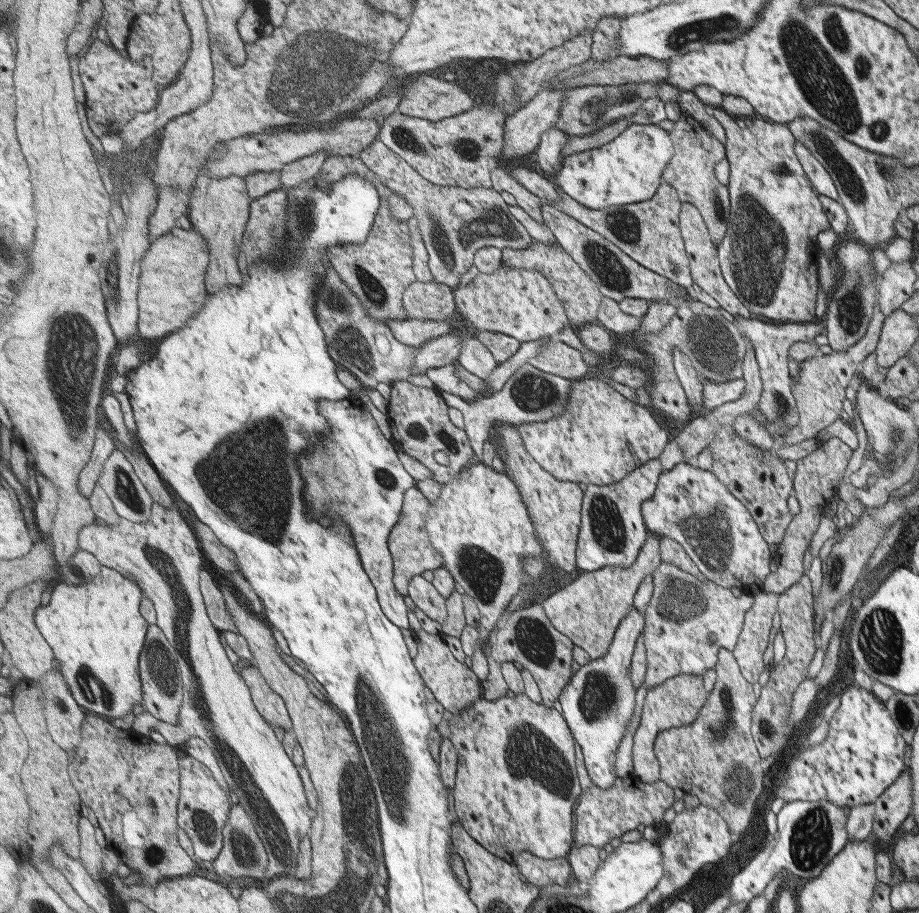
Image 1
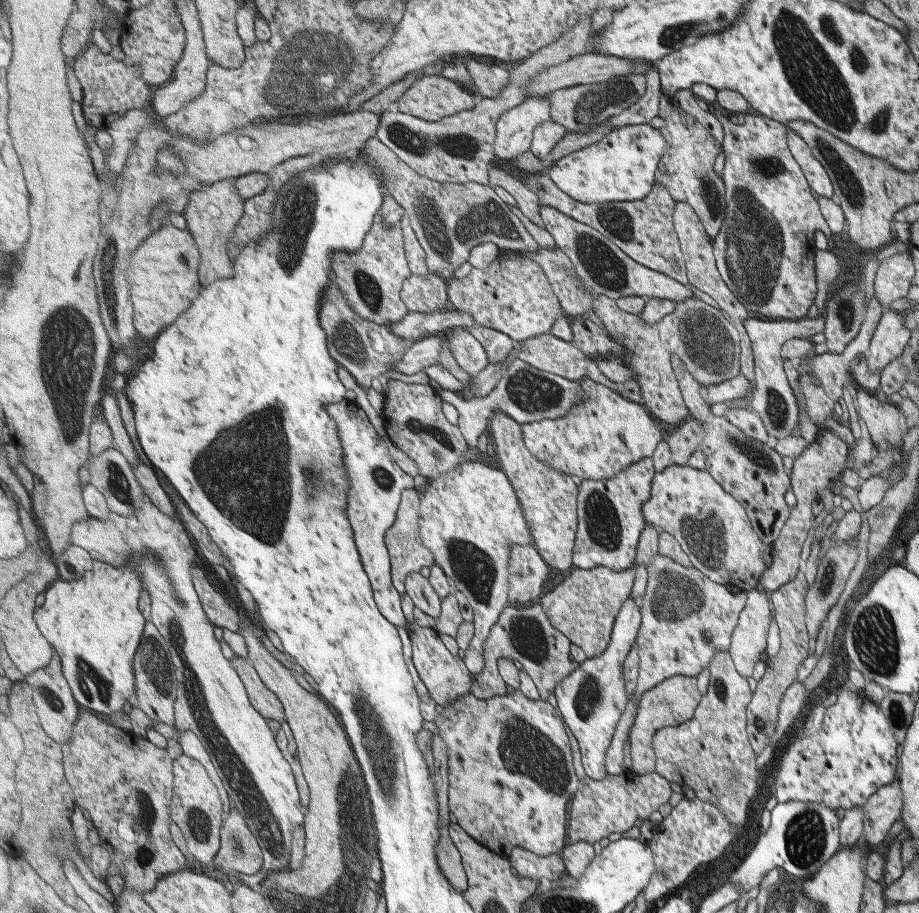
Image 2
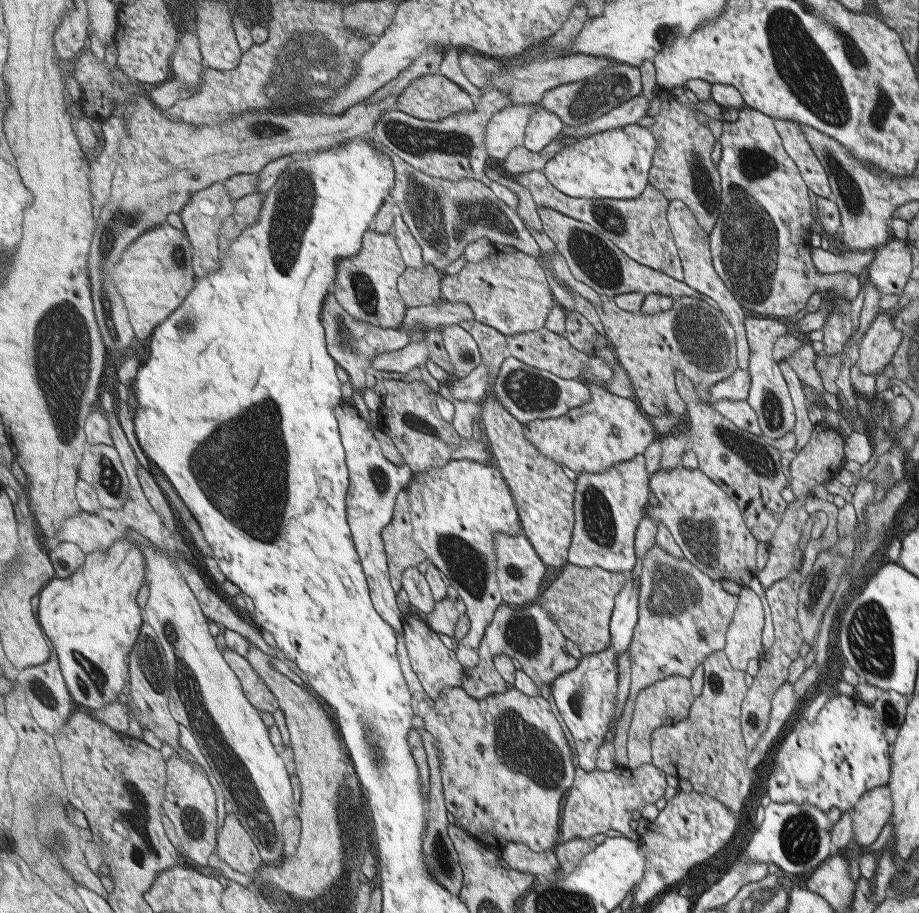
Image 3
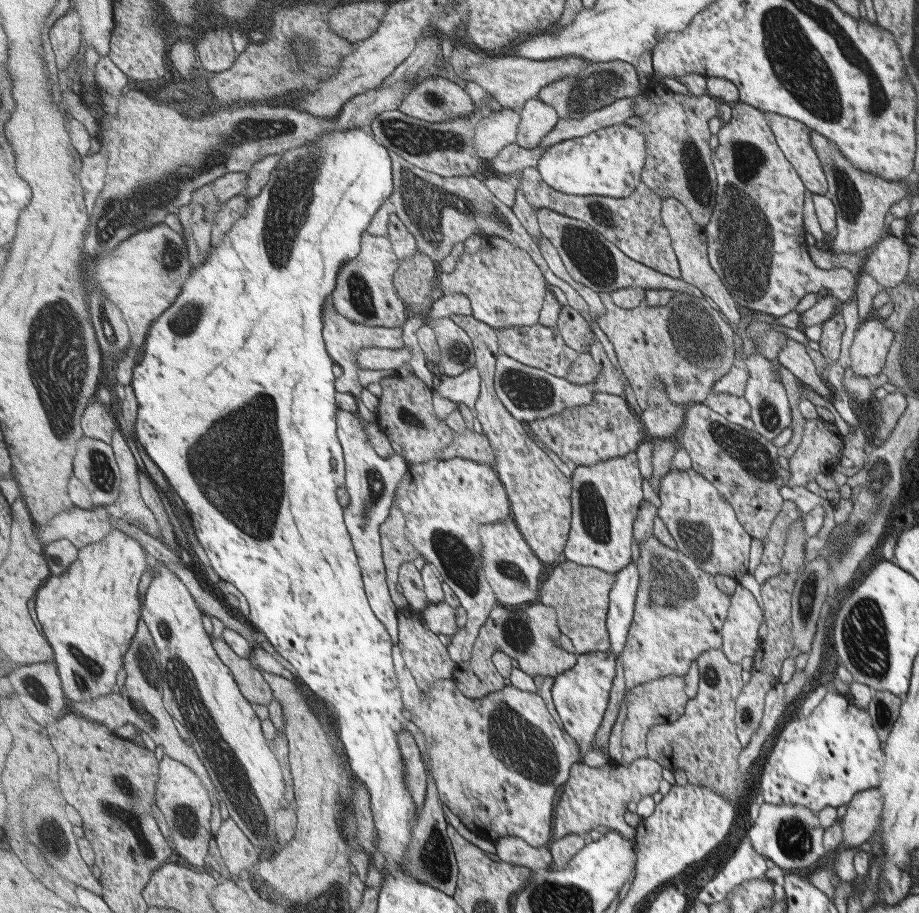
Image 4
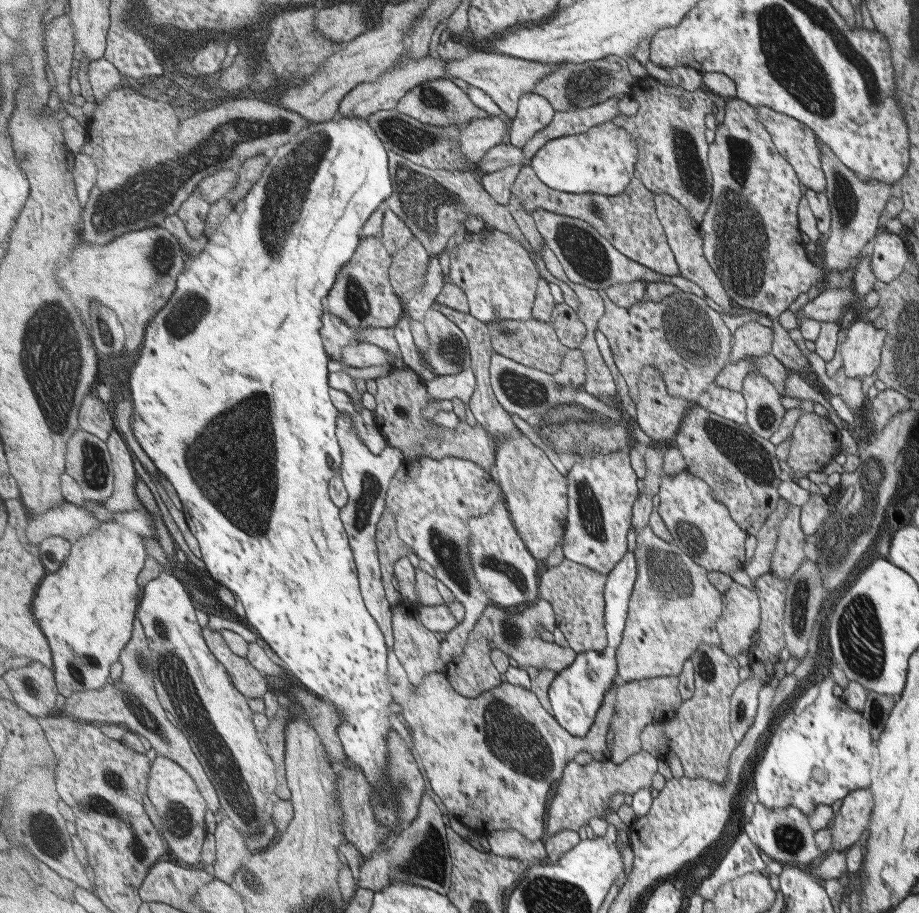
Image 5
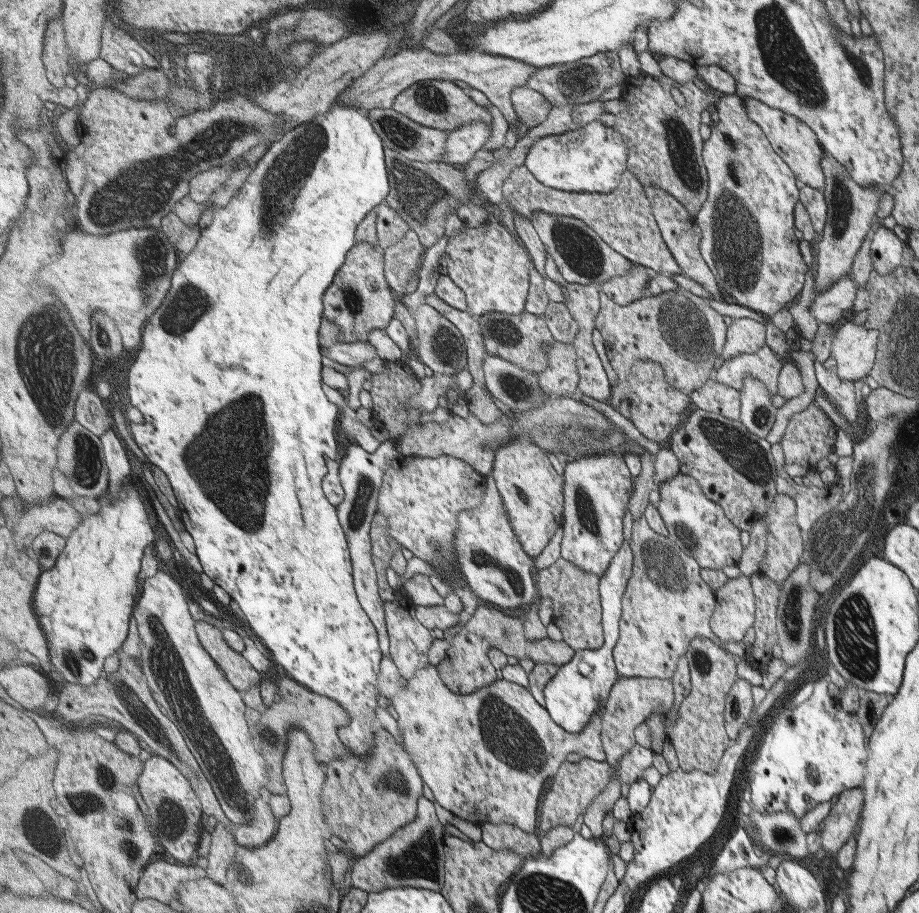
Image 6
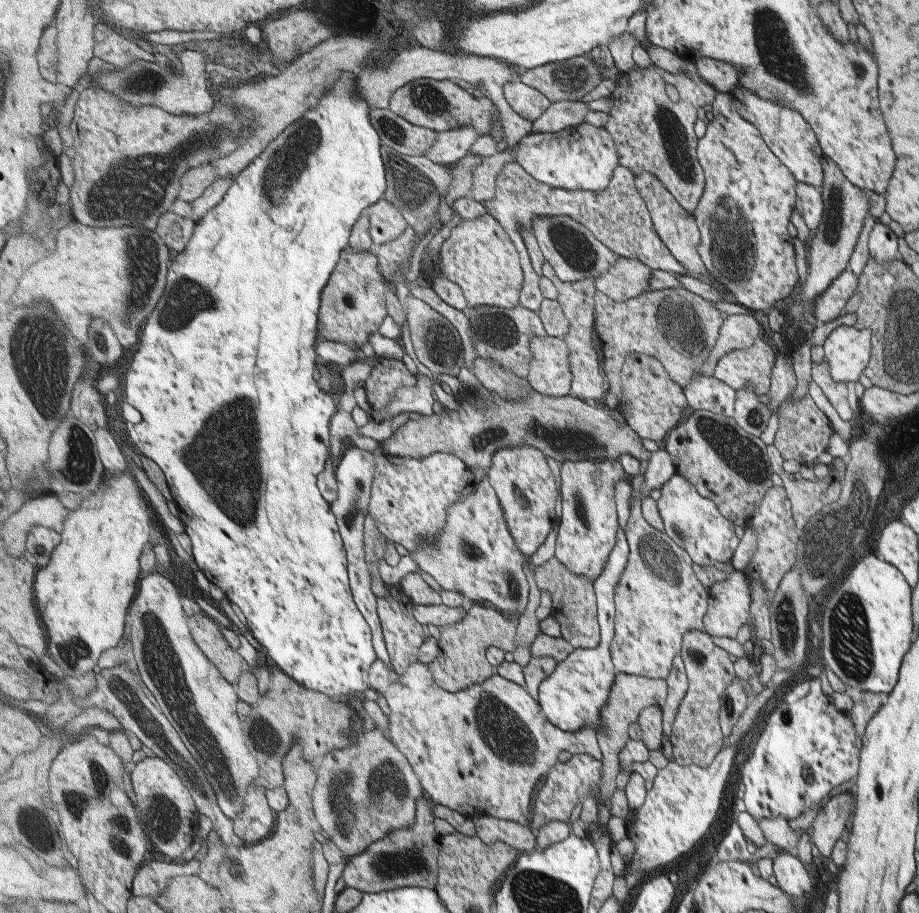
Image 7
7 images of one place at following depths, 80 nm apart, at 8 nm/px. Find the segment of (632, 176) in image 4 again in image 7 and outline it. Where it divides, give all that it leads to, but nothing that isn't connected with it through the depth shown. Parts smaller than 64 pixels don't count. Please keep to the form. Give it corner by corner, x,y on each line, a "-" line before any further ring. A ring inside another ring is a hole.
584,123
558,132
533,133
517,145
518,163
537,180
553,188
603,191
612,184
619,166
619,152
613,136
605,128

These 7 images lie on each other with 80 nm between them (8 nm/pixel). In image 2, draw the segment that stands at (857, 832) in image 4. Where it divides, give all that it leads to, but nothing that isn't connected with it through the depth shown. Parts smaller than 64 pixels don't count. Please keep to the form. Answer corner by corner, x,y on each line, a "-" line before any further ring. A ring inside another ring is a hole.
899,781
879,787
865,804
863,809
862,835
870,844
879,845
891,829
891,825
901,814
902,792

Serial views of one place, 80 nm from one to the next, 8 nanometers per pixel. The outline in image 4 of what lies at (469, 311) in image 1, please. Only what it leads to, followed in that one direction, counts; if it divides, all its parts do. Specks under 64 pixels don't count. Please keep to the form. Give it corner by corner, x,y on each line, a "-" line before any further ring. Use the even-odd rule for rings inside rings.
486,236
488,244
478,252
475,262
491,262
495,260
501,268
479,268
477,264
469,264
469,254
457,264
457,270
451,274
441,273
439,287
444,293
460,292
472,302
473,316
494,329
511,328
512,326
533,326
540,322
541,311
548,293
549,284
543,276
543,270
535,264
535,259
529,252
515,246
506,238
499,236

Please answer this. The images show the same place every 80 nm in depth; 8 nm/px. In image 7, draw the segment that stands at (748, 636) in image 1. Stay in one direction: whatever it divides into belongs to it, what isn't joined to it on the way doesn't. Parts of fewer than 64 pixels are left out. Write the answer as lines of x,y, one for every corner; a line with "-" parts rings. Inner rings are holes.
733,570
727,579
708,590
707,611
703,615
704,632
709,636
735,638
741,625
750,620
750,589
743,572

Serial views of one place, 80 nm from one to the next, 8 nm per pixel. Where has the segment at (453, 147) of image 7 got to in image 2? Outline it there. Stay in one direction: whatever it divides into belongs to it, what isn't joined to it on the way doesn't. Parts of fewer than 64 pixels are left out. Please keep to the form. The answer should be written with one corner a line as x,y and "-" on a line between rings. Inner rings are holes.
548,96
525,99
517,107
505,111
497,123
496,156
513,159
531,151
535,129
552,119

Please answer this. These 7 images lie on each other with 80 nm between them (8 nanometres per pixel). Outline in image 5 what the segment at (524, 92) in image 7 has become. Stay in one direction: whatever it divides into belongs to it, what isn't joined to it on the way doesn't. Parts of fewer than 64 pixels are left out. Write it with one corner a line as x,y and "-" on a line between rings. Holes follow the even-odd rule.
527,93
519,101
518,115
513,119
510,130
510,143
523,148
539,131
547,129
554,121
555,108
547,98
536,93

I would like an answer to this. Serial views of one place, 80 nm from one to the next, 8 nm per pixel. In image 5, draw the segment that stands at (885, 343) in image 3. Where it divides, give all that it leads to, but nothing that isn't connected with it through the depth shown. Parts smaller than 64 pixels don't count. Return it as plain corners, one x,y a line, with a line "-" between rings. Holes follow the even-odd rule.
860,320
851,324
846,340
837,348
845,376
862,378
874,374
880,363
883,340
885,330
874,328
871,322

